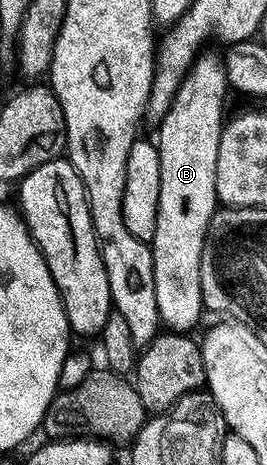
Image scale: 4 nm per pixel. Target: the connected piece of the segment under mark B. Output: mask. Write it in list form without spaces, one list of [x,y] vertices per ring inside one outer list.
[[[204,50],[197,55],[192,67],[184,76],[168,113],[158,121],[160,128],[160,165],[162,182],[158,190],[158,230],[150,245],[154,258],[154,294],[158,298],[158,314],[161,325],[170,332],[191,333],[192,327],[206,312],[202,294],[202,250],[204,239],[208,237],[208,228],[212,224],[212,215],[218,210],[216,199],[216,171],[218,170],[218,142],[226,123],[224,99],[230,94],[227,70],[223,59]]]

